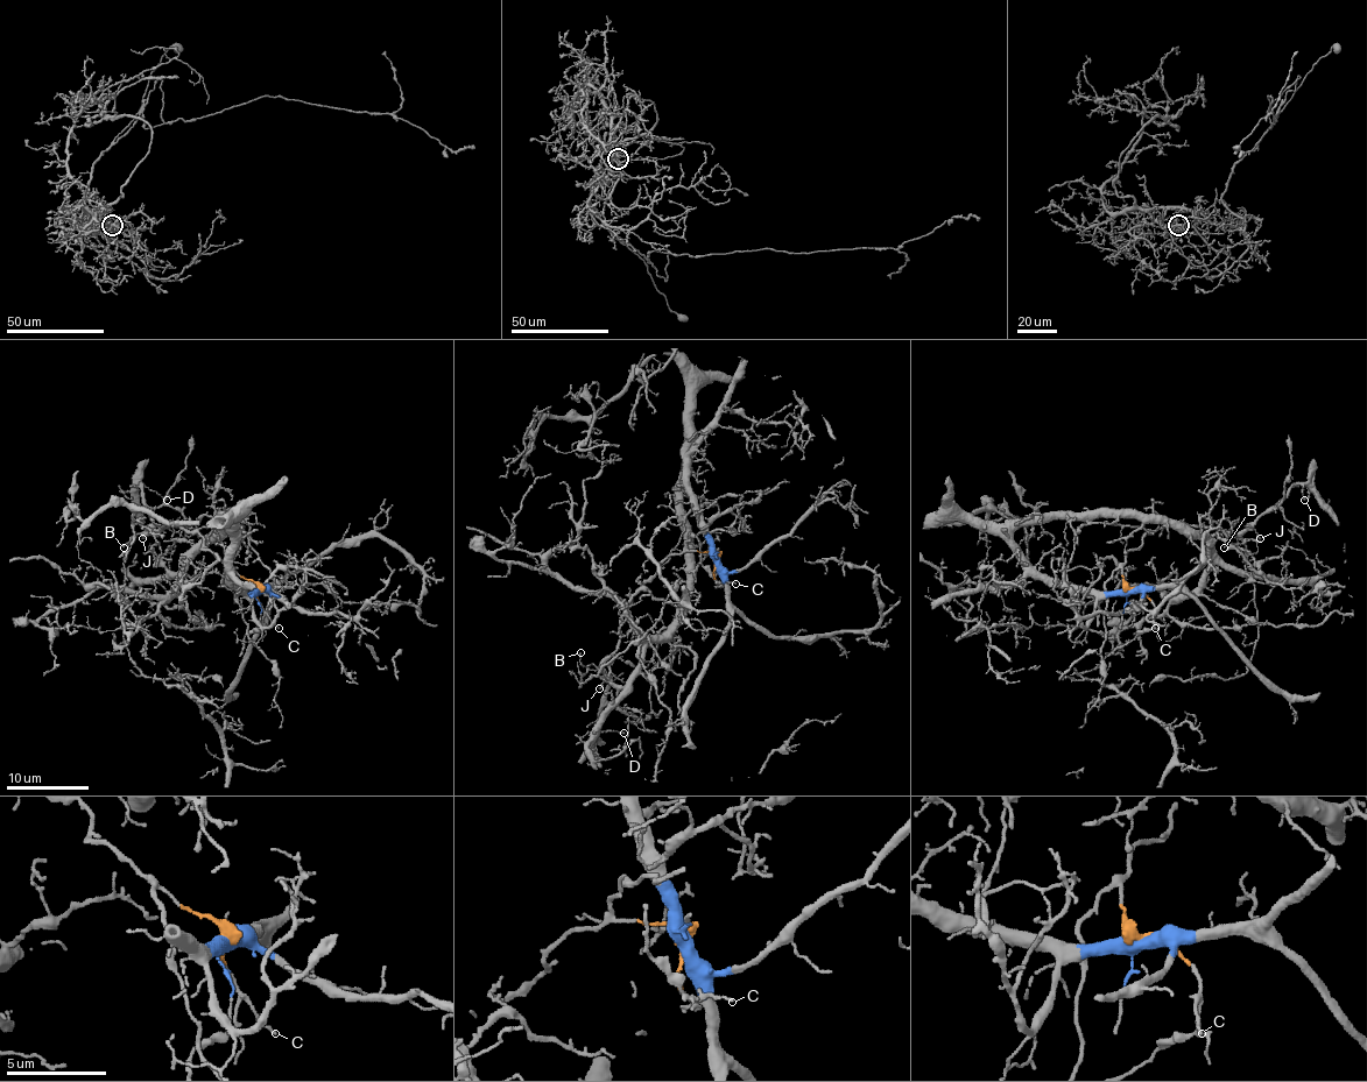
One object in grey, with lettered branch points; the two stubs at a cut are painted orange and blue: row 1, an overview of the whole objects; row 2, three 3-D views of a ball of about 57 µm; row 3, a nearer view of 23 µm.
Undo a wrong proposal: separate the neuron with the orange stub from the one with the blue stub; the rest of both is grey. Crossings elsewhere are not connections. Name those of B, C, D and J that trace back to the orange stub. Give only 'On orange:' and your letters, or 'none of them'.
On orange: B, C, D, J

